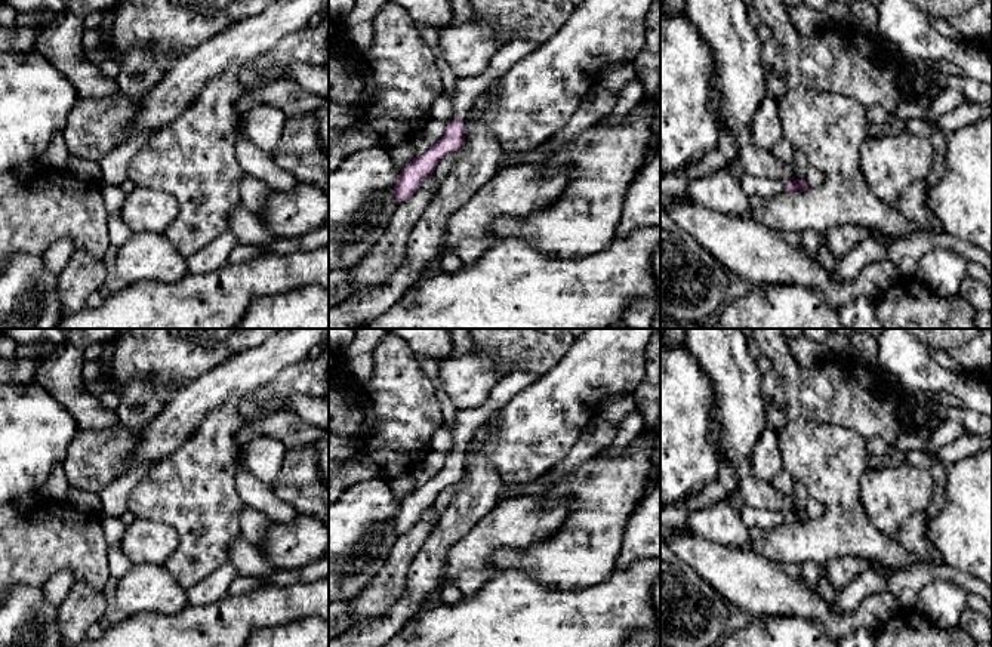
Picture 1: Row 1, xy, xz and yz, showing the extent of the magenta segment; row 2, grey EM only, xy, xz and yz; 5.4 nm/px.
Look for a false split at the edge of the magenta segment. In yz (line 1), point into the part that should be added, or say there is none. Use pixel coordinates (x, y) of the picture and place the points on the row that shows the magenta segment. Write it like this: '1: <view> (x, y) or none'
1: none

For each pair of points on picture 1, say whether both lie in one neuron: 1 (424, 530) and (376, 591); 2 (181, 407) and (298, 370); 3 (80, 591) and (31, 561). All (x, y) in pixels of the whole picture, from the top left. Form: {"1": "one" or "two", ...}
{"1": "one", "2": "two", "3": "two"}

